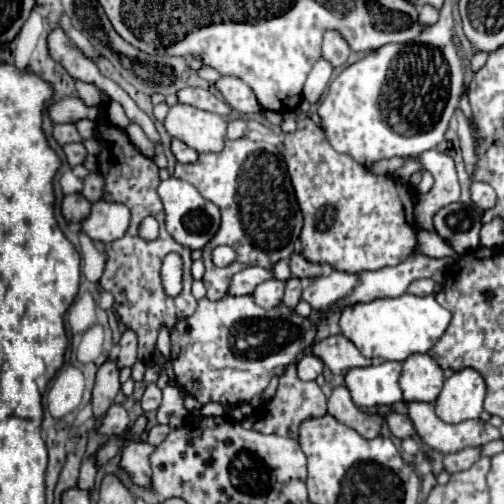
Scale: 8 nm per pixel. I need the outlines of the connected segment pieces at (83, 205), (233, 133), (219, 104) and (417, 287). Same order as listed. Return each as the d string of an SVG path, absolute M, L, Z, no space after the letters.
M67 194L61 202L61 214L69 222L81 222L91 210L91 202L87 202L81 194Z
M241 118L229 120L229 124L227 124L227 138L229 138L229 140L243 138L245 134L247 134L247 122L245 122L245 120L241 120Z
M183 88L181 92L177 92L177 98L183 104L191 104L195 108L201 108L201 110L207 110L213 114L221 114L221 116L231 114L231 106L227 102L223 102L221 98L217 98L215 94L203 90L203 88Z
M429 278L415 280L413 284L409 284L407 292L415 294L415 296L429 296L429 294L433 294L433 280L429 280Z

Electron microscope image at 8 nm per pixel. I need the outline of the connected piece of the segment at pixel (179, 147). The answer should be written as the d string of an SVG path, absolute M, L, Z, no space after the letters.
M177 138L171 140L171 152L177 158L177 162L195 162L199 156L195 150L191 150L185 142L181 142Z

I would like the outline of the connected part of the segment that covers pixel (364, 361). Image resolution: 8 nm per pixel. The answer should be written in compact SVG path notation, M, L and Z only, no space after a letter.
M343 334L329 336L321 342L315 342L313 344L313 356L321 358L323 364L333 374L345 374L351 368L361 368L361 366L371 366L373 364Z

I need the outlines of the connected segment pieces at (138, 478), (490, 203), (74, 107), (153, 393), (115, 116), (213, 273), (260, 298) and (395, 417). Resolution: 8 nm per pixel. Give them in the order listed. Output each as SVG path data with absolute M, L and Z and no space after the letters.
M131 442L121 452L121 468L129 472L135 484L151 488L151 466L149 466L149 454L155 448L147 442Z
M473 180L473 182L471 182L471 200L473 200L473 204L475 204L477 208L489 210L489 208L495 206L497 196L495 196L495 190L493 190L489 184Z
M67 96L65 100L59 100L55 102L53 106L49 106L47 114L49 118L59 124L59 122L77 122L81 118L89 118L93 122L97 122L103 114L107 112L105 106L93 106L93 108L87 108L83 104L83 100L79 100L77 96Z
M149 384L141 398L141 408L143 412L151 412L151 410L157 410L159 404L161 404L161 390L155 384Z
M109 102L109 112L107 112L107 118L109 118L109 122L113 122L115 126L119 126L119 128L125 128L127 124L129 124L129 120L125 118L125 114L123 114L123 110L121 110L121 106L119 104L115 104L115 102Z
M207 246L201 252L203 252L203 264L205 264L203 284L207 288L207 298L209 300L221 300L227 294L227 286L229 286L231 276L235 274L235 262L225 266L225 268L219 268L219 266L213 266L211 256L207 254Z
M267 280L265 284L259 284L255 290L253 290L253 300L257 306L261 308L275 308L281 304L281 296L283 296L283 288L285 288L285 282L279 282L279 280Z
M391 410L389 414L385 414L385 422L387 422L391 434L397 436L397 438L401 438L401 440L415 434L413 422L409 420L409 416L405 416L405 414L401 414L401 412L393 412L393 410Z

